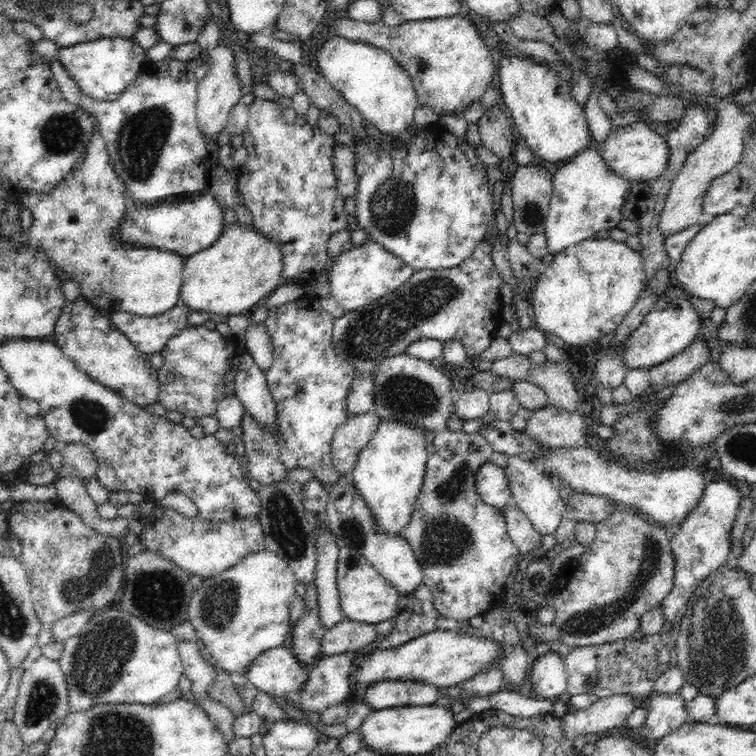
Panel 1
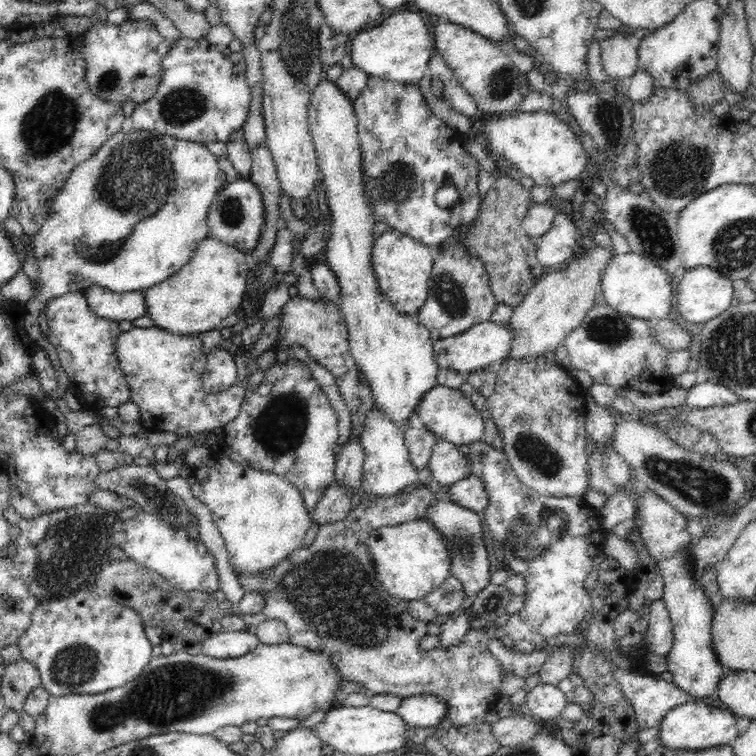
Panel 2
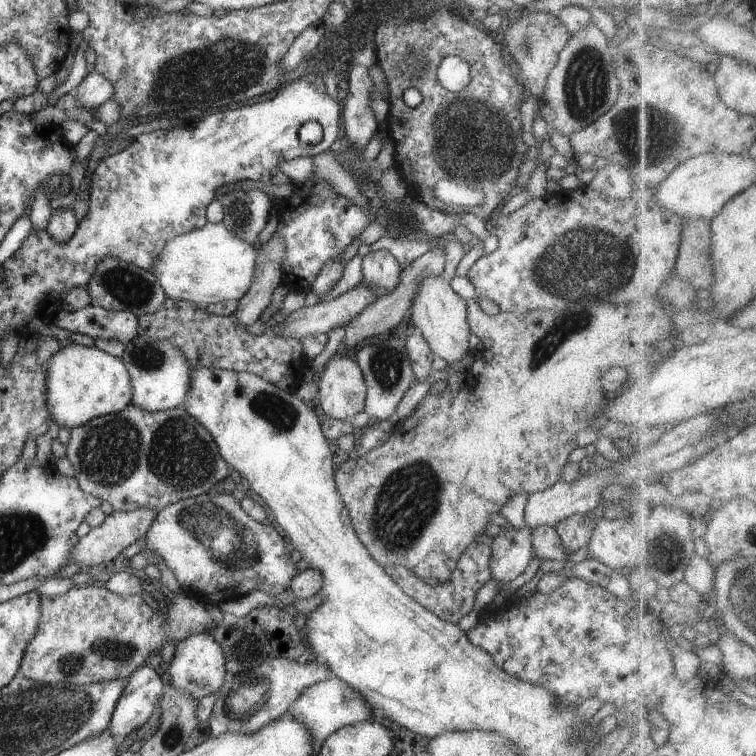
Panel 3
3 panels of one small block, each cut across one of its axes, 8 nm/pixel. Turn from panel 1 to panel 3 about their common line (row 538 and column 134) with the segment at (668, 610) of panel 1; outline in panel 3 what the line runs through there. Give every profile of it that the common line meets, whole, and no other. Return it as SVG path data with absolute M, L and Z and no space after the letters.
M144 664L127 679L124 690L113 710L109 727L117 746L134 730L148 722L159 708L165 685L155 669Z

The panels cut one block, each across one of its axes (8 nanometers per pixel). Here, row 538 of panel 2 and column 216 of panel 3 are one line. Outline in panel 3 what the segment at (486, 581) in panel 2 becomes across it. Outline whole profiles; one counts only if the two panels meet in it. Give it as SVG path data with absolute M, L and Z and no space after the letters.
M130 403L125 409L118 412L118 414L109 414L95 419L90 419L82 426L71 430L71 436L65 456L68 457L68 460L70 460L72 466L75 468L76 473L74 478L78 481L79 487L82 491L95 496L97 499L104 500L104 502L110 502L114 511L124 512L147 508L160 513L163 508L178 502L180 499L189 499L200 495L206 495L214 484L220 482L220 480L224 480L227 476L230 476L232 469L221 457L219 448L216 446L210 432L208 432L195 418L192 418L192 416L186 412L184 405L178 405L165 411L150 412Z

